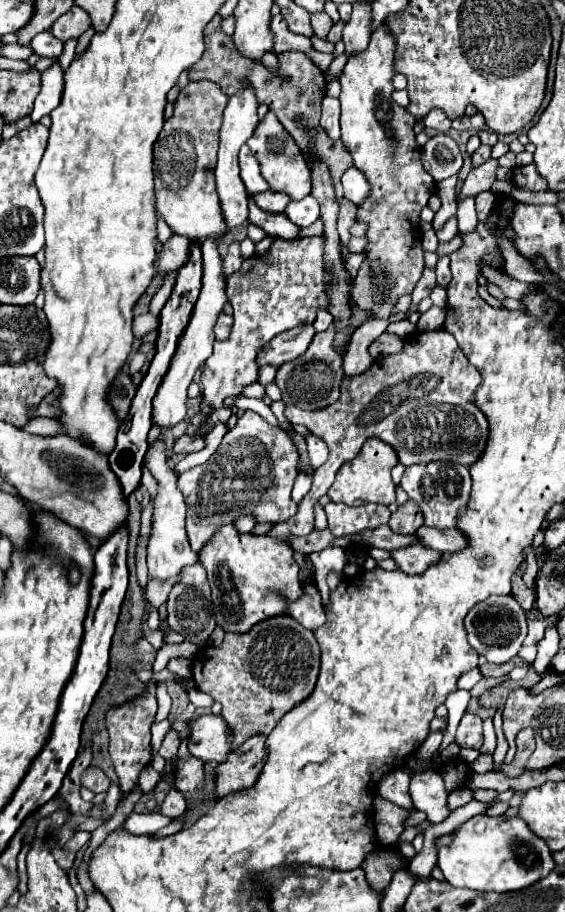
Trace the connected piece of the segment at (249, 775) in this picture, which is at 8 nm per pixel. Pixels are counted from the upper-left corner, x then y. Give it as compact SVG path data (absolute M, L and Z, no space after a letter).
M257 734L227 756L215 770L215 798L245 790L255 784L265 764L265 736Z

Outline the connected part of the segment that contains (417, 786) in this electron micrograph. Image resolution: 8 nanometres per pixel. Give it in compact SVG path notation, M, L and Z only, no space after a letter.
M437 770L413 774L409 792L413 798L413 806L417 810L425 812L429 822L439 824L451 814L451 810L447 806L449 792L445 790L445 782L443 782L441 774L437 774Z

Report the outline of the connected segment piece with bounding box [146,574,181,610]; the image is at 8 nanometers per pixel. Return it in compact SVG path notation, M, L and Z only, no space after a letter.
M181 574L166 581L149 577L146 587L146 595L149 604L158 610L159 607L167 601L172 587L179 582L180 579Z

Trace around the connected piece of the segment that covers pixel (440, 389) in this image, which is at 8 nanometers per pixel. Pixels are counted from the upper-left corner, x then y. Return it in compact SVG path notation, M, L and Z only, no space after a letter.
M433 330L433 332L425 332L423 334L413 334L405 340L405 348L399 354L393 356L385 356L385 358L377 358L371 368L351 380L343 380L341 384L341 396L335 404L327 406L325 410L317 410L317 412L305 412L299 410L297 406L287 406L285 408L285 416L291 424L303 424L307 426L315 436L323 438L329 446L329 458L327 462L315 470L313 474L313 484L311 490L307 492L307 496L303 498L303 502L299 504L299 512L293 520L289 522L281 522L281 524L273 524L273 528L269 530L271 538L277 538L285 544L289 544L289 538L293 536L303 536L309 534L315 526L313 526L313 504L327 494L327 490L331 488L337 470L347 462L353 460L363 442L367 438L379 438L387 444L391 444L399 456L399 462L405 466L411 464L421 464L421 462L431 462L431 460L457 460L459 464L471 466L481 452L485 450L485 442L487 442L487 418L481 410L477 410L469 400L473 398L477 386L481 384L481 374L479 370L465 358L463 350L459 348L457 340L445 332L445 330Z

